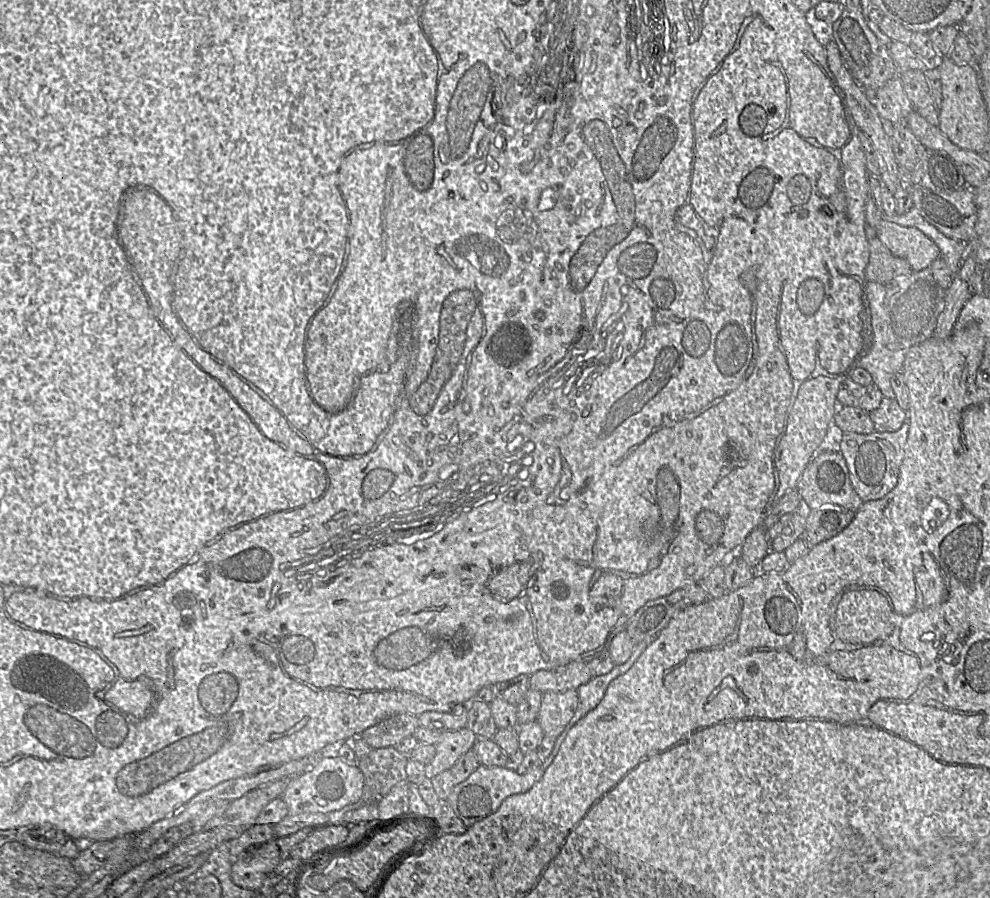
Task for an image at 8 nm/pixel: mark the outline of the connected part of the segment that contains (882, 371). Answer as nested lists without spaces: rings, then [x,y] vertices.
[[[930,270],[913,271],[910,275],[899,276],[888,284],[867,281],[866,299],[871,322],[871,344],[866,354],[859,360],[858,366],[871,374],[873,386],[877,387],[885,398],[895,398],[891,378],[903,370],[905,357],[910,348],[933,337],[938,318],[944,308],[945,297],[946,290],[935,282]]]

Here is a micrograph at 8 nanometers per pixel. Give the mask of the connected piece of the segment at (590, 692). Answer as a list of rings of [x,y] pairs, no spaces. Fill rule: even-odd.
[[[627,660],[617,665],[607,674],[592,677],[587,683],[581,685],[577,689],[578,705],[576,711],[564,730],[570,730],[579,720],[593,710],[603,699],[611,681],[627,672],[631,666]]]

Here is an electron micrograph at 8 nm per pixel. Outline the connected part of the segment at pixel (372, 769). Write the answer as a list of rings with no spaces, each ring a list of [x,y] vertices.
[[[394,747],[372,749],[357,760],[357,766],[364,776],[361,801],[378,803],[399,782],[407,781],[405,767],[408,755]]]

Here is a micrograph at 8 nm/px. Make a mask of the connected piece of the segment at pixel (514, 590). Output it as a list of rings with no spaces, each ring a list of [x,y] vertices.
[[[517,562],[494,573],[488,581],[488,590],[493,597],[508,602],[519,597],[535,573],[532,562]]]

